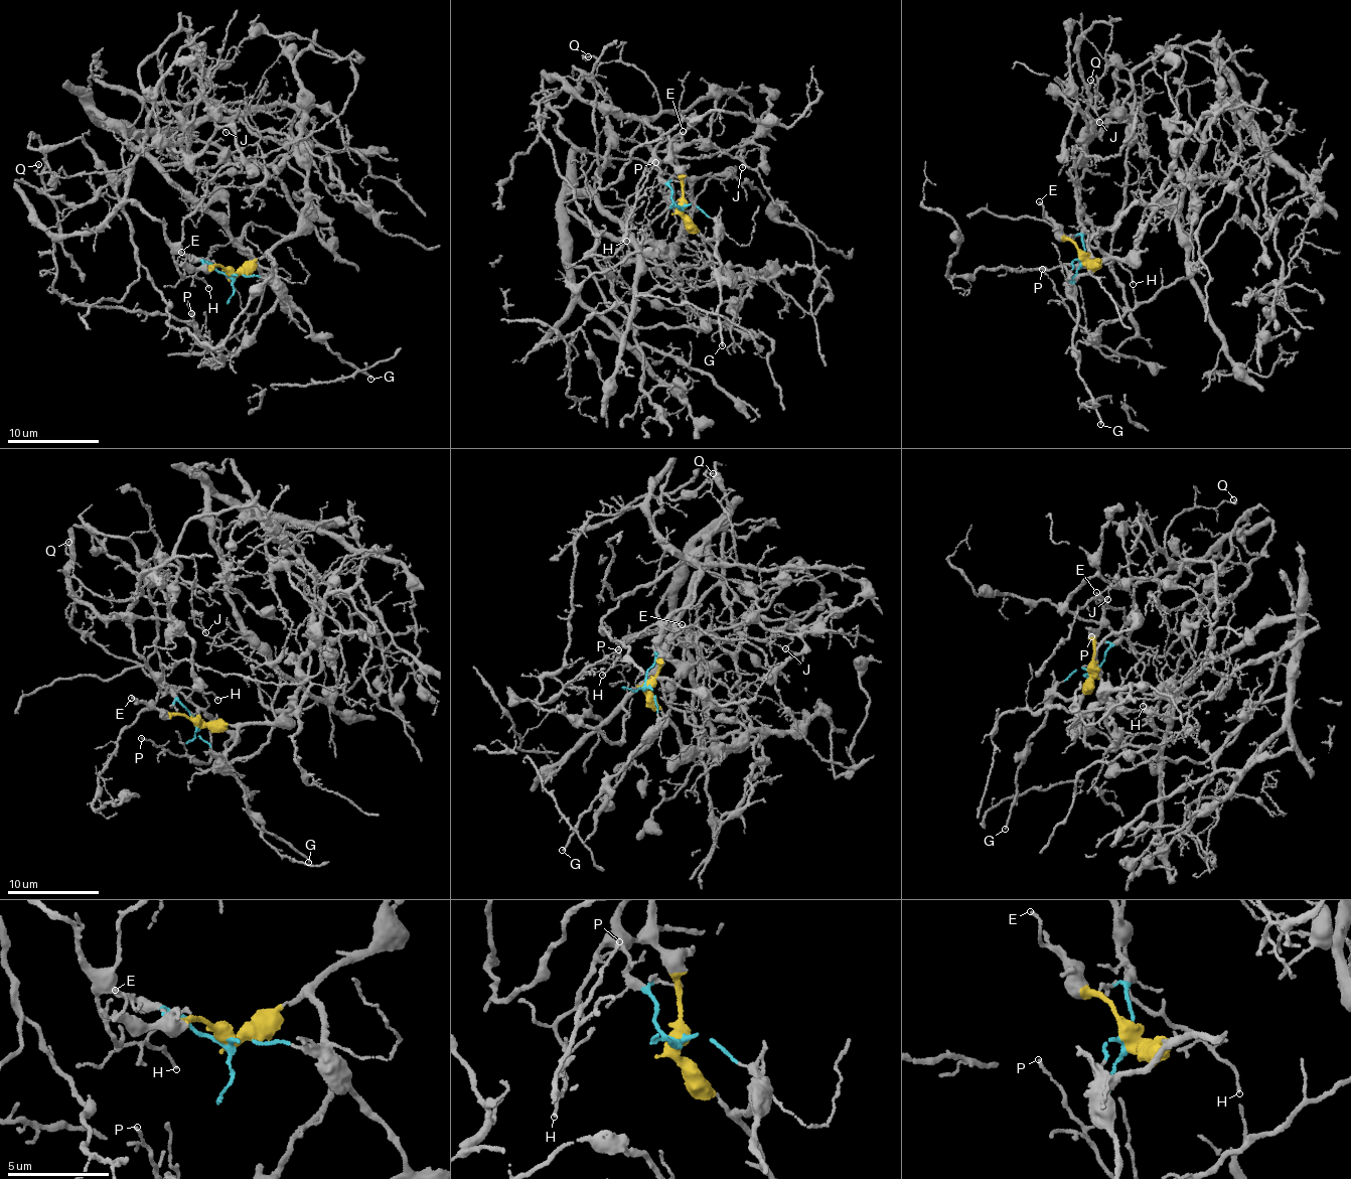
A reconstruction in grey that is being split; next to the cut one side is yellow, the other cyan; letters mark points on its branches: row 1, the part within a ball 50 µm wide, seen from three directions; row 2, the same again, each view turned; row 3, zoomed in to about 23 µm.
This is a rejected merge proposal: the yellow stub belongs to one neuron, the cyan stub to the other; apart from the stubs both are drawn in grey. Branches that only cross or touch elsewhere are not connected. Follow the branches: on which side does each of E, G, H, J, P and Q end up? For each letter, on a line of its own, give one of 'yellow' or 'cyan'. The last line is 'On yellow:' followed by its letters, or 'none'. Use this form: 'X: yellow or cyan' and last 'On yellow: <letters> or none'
E: yellow
G: yellow
H: cyan
J: cyan
P: cyan
Q: cyan
On yellow: E, G

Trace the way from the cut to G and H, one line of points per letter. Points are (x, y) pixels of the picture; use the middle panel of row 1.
G: (681, 206), (684, 218), (711, 239), (720, 234), (715, 238), (721, 264), (717, 312), (722, 346)
H: (681, 206), (674, 205), (670, 187), (652, 166), (642, 173), (637, 188), (628, 196), (630, 219), (625, 242)

